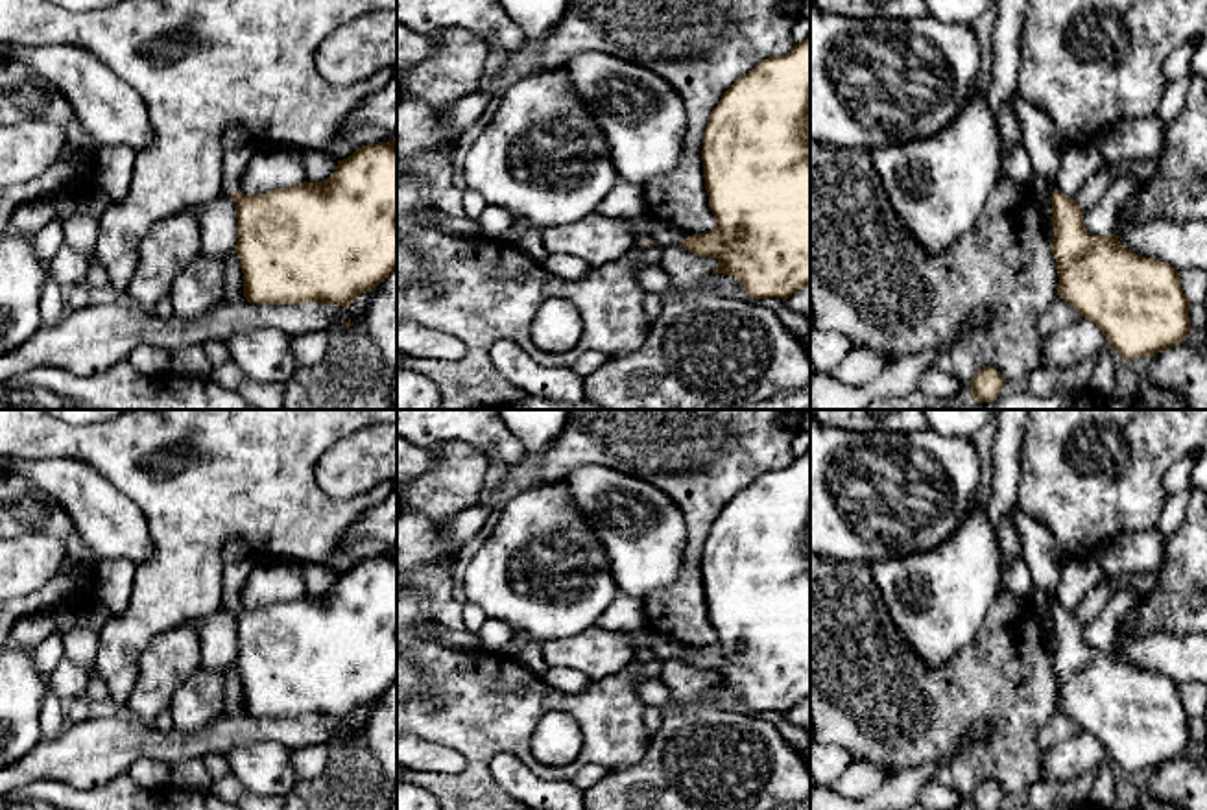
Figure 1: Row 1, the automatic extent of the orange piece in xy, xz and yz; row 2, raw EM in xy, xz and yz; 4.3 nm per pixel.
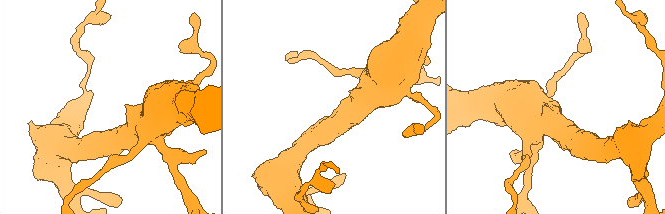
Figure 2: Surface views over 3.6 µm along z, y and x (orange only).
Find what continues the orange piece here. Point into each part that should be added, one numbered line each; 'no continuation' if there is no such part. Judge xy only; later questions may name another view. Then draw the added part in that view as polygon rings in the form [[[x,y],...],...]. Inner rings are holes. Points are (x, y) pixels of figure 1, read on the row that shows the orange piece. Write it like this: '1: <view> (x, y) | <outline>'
1: xy (237, 148) | [[[231,125],[223,133],[223,161],[221,161],[221,179],[220,188],[223,192],[240,190],[240,177],[255,151],[255,144],[247,138],[244,129]]]

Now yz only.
1: yz (1039, 137) | [[[1017,92],[1011,96],[1011,105],[1022,127],[1022,146],[1034,162],[1034,170],[1050,183],[1050,190],[1054,192],[1058,188],[1056,173],[1063,142],[1052,120],[1039,107],[1021,98]]]

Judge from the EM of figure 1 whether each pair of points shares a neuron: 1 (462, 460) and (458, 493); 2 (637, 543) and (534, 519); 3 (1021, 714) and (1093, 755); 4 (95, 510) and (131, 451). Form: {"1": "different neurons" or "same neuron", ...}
{"1": "same neuron", "2": "different neurons", "3": "different neurons", "4": "different neurons"}

